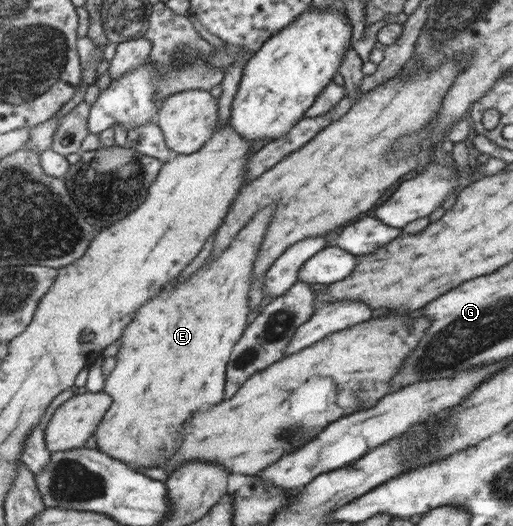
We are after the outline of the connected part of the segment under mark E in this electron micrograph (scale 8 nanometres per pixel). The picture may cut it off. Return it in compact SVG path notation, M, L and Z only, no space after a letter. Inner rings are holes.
M275 204L262 208L242 227L242 236L218 256L210 266L202 266L188 280L174 284L174 290L162 292L138 312L123 331L120 348L115 354L116 363L104 378L102 391L108 393L111 404L98 421L93 432L96 449L114 460L124 462L128 468L154 468L170 460L180 446L180 428L202 404L216 404L222 400L225 390L225 371L228 370L228 354L245 330L246 294L252 282L254 263L258 258L258 247L264 240L269 218Z

